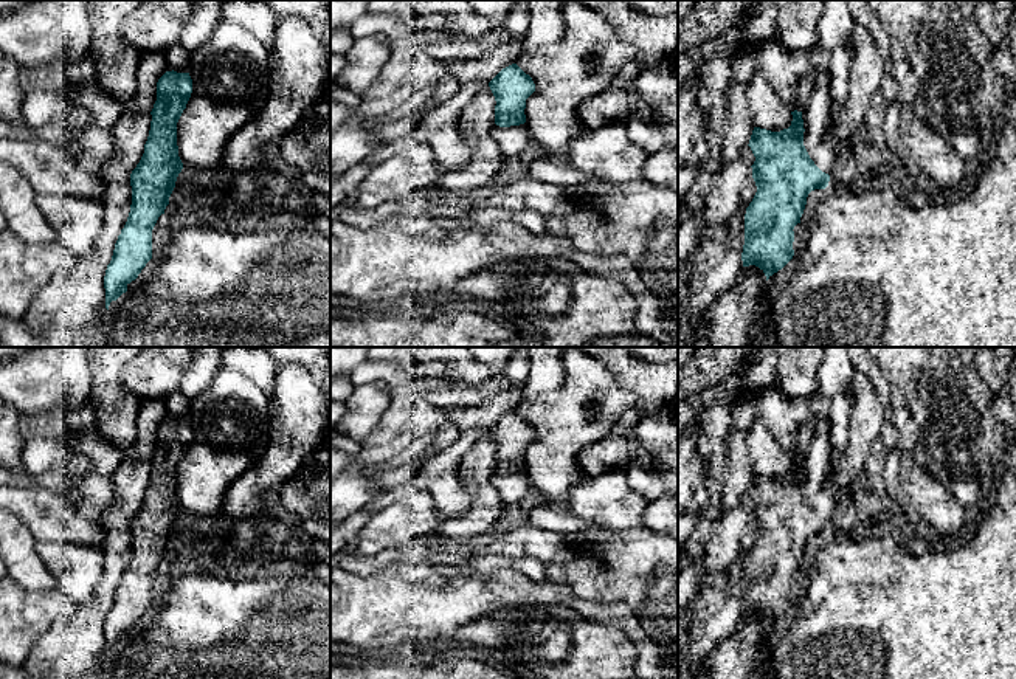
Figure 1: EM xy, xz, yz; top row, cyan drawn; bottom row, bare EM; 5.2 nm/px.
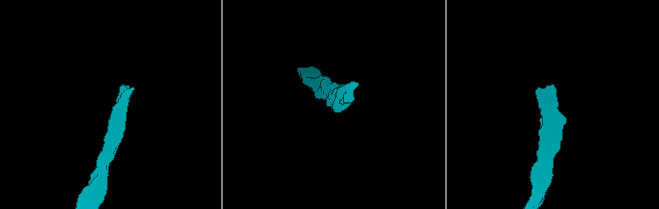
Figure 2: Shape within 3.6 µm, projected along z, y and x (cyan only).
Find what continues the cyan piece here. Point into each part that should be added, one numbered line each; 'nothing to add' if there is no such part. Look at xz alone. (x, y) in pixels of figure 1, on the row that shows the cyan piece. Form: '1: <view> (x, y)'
1: xz (512, 140)

